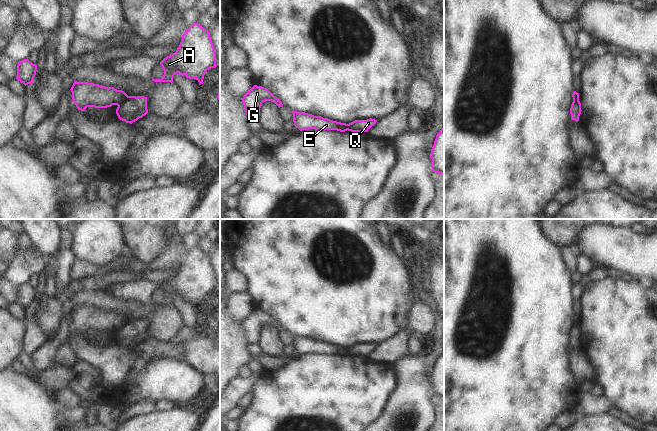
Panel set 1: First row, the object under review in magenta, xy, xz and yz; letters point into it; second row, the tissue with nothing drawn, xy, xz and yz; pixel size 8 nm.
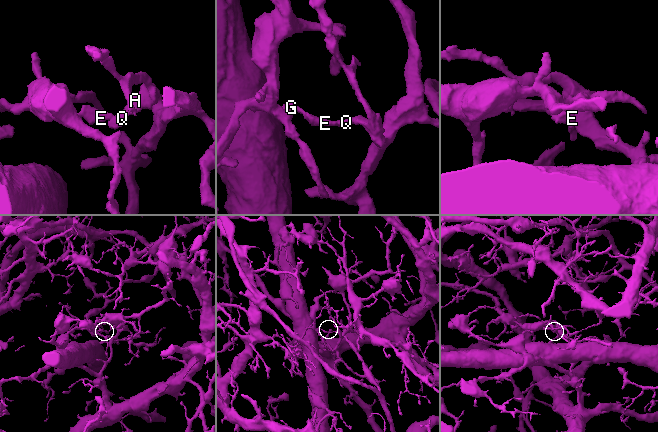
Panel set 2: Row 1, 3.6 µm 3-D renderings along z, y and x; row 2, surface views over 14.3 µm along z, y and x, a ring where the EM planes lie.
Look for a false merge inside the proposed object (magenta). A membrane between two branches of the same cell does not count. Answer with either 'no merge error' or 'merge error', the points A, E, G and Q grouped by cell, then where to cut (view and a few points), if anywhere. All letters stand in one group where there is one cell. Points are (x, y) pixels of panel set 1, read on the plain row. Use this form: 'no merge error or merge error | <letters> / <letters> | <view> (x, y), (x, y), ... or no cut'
merge error | A Q / E G | xy (128, 320), (118, 330)

